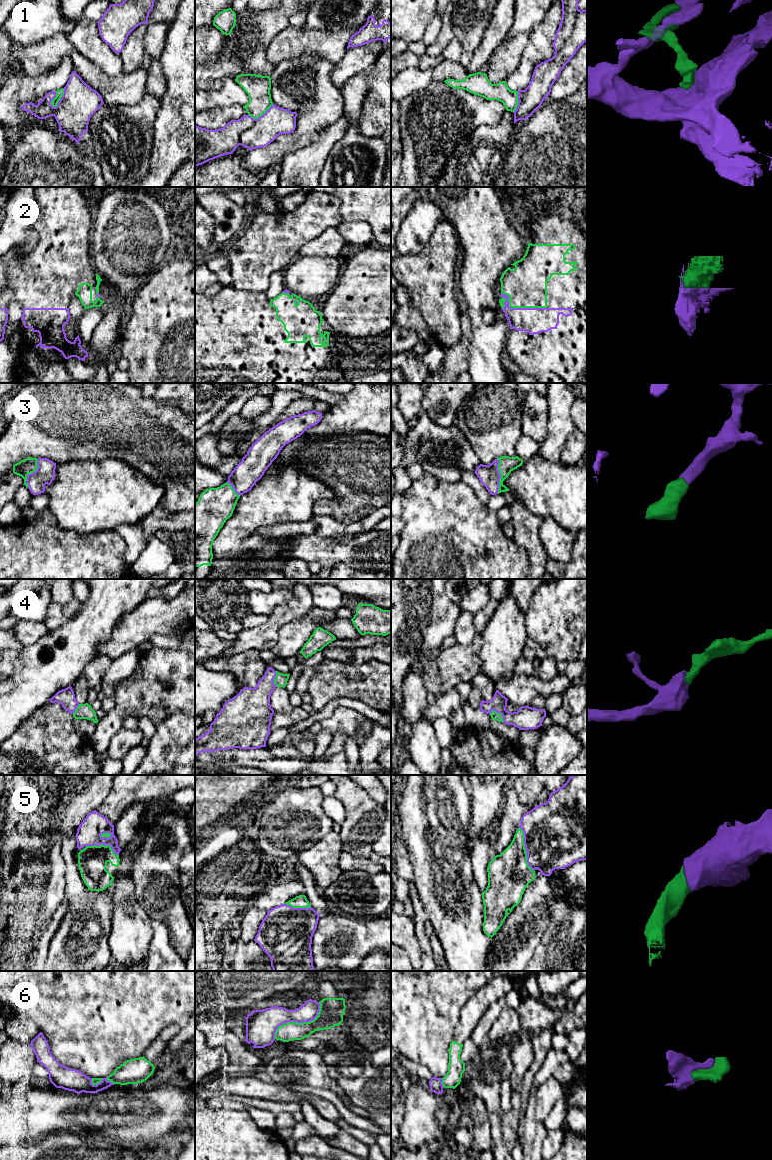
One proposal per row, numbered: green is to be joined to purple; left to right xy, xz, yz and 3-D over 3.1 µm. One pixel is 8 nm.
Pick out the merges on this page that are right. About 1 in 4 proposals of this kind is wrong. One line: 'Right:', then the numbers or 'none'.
Right: 1, 2, 3, 4, 5

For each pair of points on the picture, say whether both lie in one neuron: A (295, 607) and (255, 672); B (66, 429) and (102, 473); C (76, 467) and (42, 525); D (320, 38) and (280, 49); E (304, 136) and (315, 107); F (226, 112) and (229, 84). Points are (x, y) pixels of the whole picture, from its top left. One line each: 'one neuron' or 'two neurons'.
A: two neurons
B: two neurons
C: two neurons
D: one neuron
E: one neuron
F: two neurons

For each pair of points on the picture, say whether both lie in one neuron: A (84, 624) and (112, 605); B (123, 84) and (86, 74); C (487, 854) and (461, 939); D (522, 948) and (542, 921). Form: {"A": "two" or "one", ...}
{"A": "one", "B": "one", "C": "two", "D": "one"}

